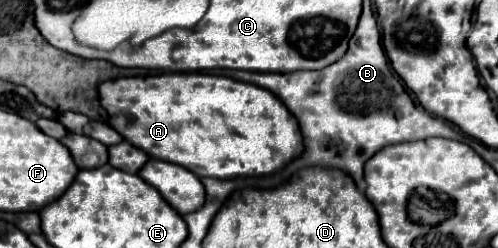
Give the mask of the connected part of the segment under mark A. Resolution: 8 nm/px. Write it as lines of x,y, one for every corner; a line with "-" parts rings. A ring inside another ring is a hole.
163,72
136,78
116,78
98,86
100,104
108,112
108,124
132,146
144,150
150,158
180,164
198,178
234,178
260,176
286,166
300,152
300,130
292,114
272,96
256,86
208,72

